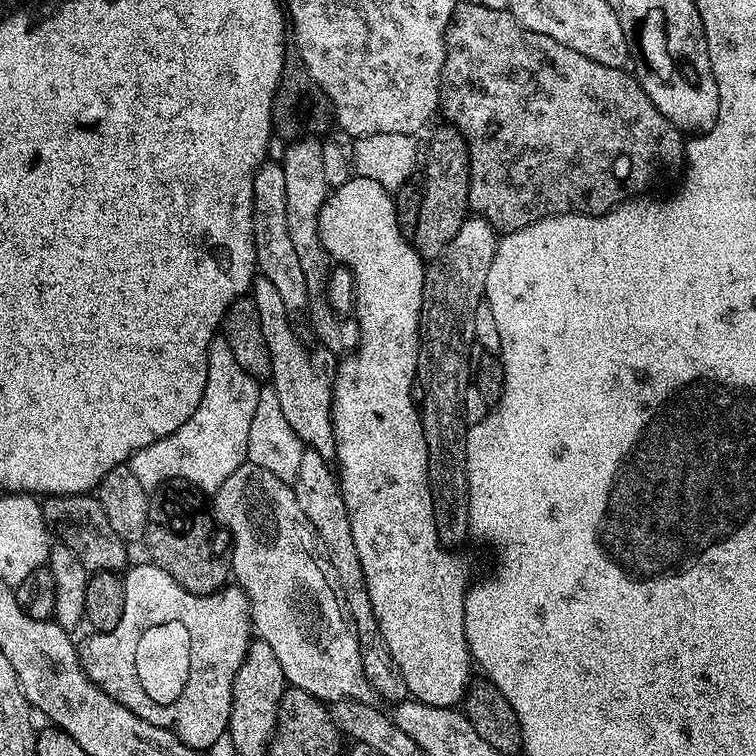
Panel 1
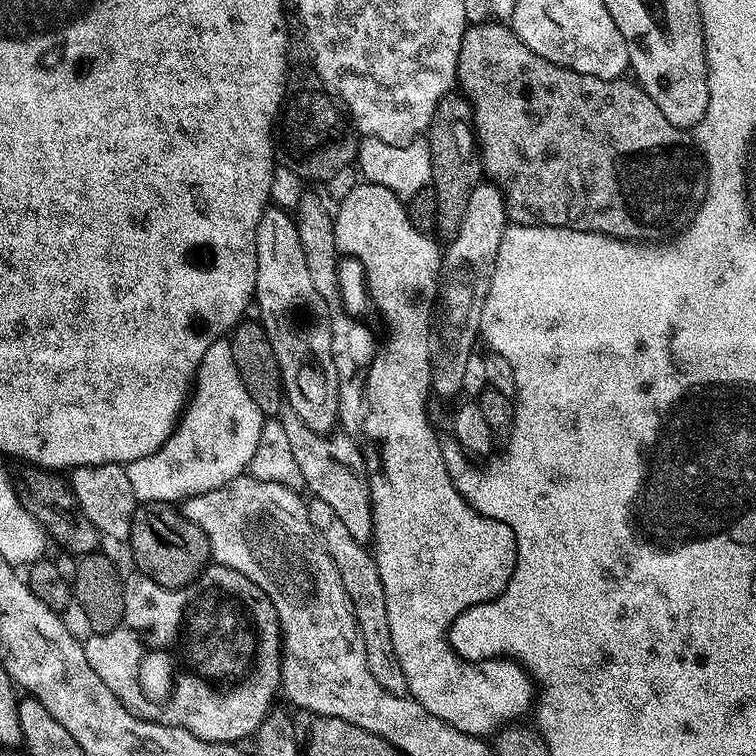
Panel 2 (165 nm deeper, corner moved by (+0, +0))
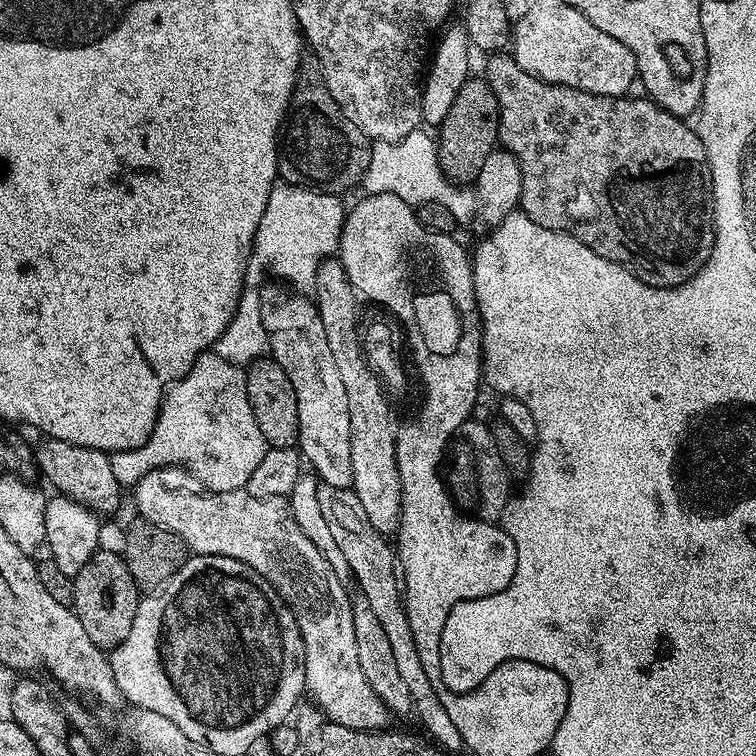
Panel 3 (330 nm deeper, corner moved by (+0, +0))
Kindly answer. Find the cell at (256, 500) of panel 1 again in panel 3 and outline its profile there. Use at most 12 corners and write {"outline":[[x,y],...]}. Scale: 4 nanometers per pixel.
{"outline":[[159,471],[139,515],[262,574],[294,614],[307,699],[379,732],[352,600],[285,497],[191,492]]}

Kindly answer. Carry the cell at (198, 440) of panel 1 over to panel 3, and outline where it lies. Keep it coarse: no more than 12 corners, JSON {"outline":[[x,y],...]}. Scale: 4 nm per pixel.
{"outline":[[200,353],[147,442],[111,453],[121,486],[181,464],[247,489],[269,446],[241,365]]}

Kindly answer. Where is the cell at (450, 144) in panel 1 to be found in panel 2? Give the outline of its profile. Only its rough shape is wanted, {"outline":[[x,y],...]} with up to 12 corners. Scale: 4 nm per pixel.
{"outline":[[442,98],[426,133],[438,194],[451,242],[482,183],[472,107]]}

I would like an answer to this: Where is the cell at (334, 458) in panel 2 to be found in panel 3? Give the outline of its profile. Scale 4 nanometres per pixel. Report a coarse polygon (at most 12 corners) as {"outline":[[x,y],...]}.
{"outline":[[351,488],[318,506],[351,579],[382,622],[415,719],[445,753],[464,748],[410,634],[393,545]]}

